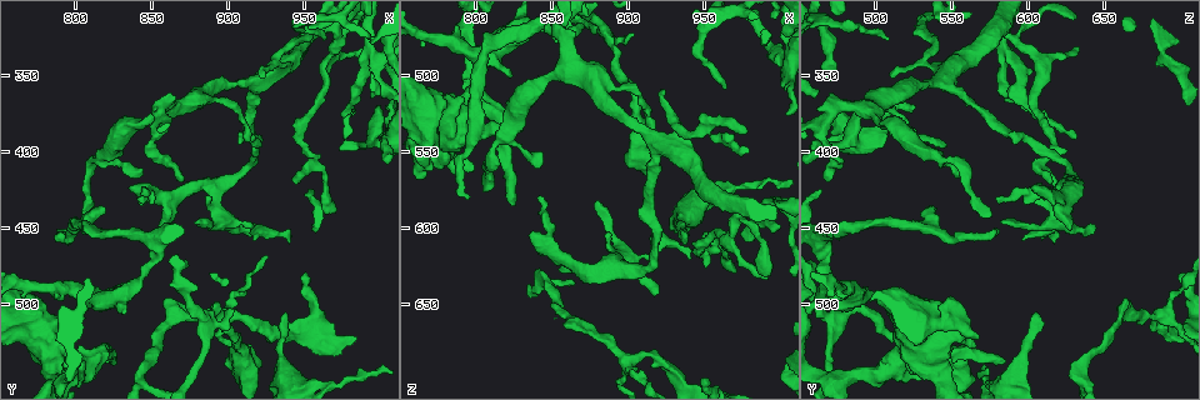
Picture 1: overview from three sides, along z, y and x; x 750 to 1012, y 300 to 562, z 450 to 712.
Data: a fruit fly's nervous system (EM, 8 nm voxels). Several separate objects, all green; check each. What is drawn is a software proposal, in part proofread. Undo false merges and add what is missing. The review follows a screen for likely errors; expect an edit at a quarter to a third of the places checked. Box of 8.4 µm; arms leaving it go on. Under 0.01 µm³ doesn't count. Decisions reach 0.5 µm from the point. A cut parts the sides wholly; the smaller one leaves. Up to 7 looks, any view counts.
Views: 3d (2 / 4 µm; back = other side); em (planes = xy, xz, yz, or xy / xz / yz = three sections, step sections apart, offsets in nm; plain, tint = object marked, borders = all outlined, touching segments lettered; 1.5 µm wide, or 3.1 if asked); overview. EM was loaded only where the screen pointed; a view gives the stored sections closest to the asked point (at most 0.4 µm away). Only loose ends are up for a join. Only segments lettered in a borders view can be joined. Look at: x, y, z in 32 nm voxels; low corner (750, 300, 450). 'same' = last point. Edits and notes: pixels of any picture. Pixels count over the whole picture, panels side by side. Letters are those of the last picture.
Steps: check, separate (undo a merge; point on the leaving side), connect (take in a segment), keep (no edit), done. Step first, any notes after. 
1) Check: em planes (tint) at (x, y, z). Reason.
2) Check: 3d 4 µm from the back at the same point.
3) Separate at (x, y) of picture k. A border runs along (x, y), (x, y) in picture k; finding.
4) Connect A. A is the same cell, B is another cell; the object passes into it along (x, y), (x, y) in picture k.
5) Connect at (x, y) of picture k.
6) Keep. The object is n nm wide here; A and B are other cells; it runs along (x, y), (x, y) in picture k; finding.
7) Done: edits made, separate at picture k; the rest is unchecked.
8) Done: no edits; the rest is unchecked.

Check: 3d 2 µm at (824, 536, 586). Branch stops here.

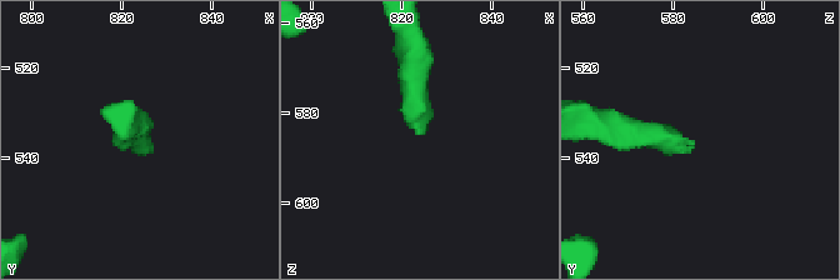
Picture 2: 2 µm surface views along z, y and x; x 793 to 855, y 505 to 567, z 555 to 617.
Check: em xy step 8 (tint) at (825, 537, 584).

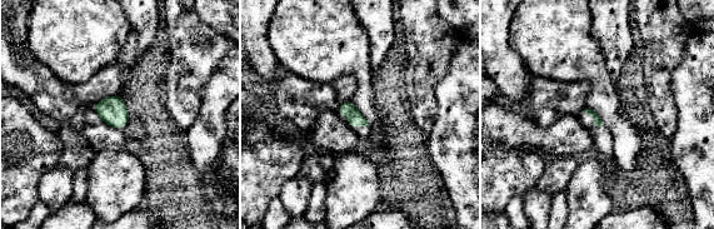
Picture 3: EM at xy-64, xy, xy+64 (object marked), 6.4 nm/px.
Check: em planes (borders) at the same point.

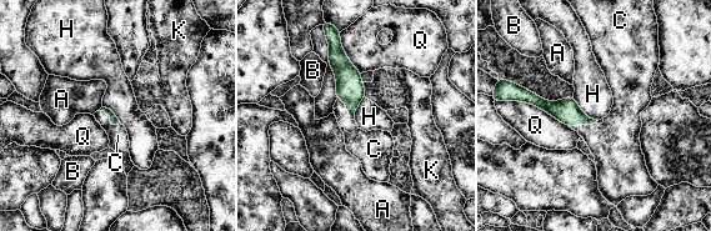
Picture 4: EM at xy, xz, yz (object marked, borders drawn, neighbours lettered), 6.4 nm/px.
Connect C. C is the same cell, A, B, H, K and Q are other cells; the object passes into it along (114, 120), (111, 122), (118, 135) in picture 4; the cell continues.

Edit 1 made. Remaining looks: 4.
Check: overview. See it whole again.

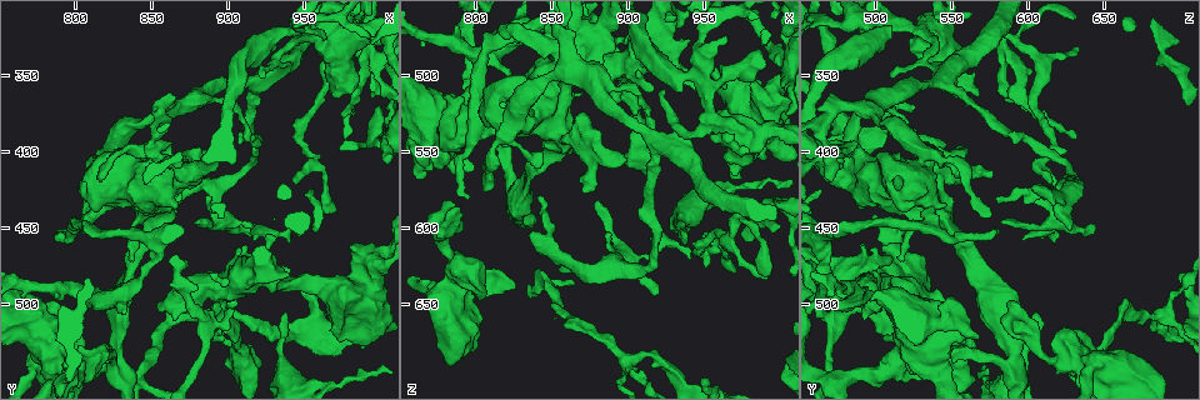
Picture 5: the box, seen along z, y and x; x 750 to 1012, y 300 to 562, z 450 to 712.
Check: 3d 2 µm from the back at (822, 494, 500). An open end.

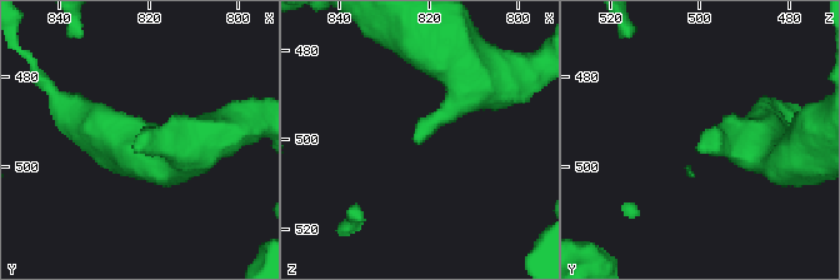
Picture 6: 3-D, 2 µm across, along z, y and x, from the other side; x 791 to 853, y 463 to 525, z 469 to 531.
Check: em planes (borders) at (823, 496, 500).

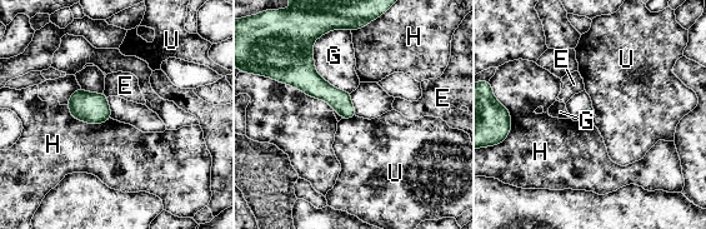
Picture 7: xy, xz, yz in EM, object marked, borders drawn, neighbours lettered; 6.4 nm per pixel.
Keep. E, G, H and U are other cells; a border runs along (355, 115), (343, 119) in picture 7; no lettered segment goes on from it.

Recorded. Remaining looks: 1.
Done: edits made, connect at picture 4; the rest is unchecked.

